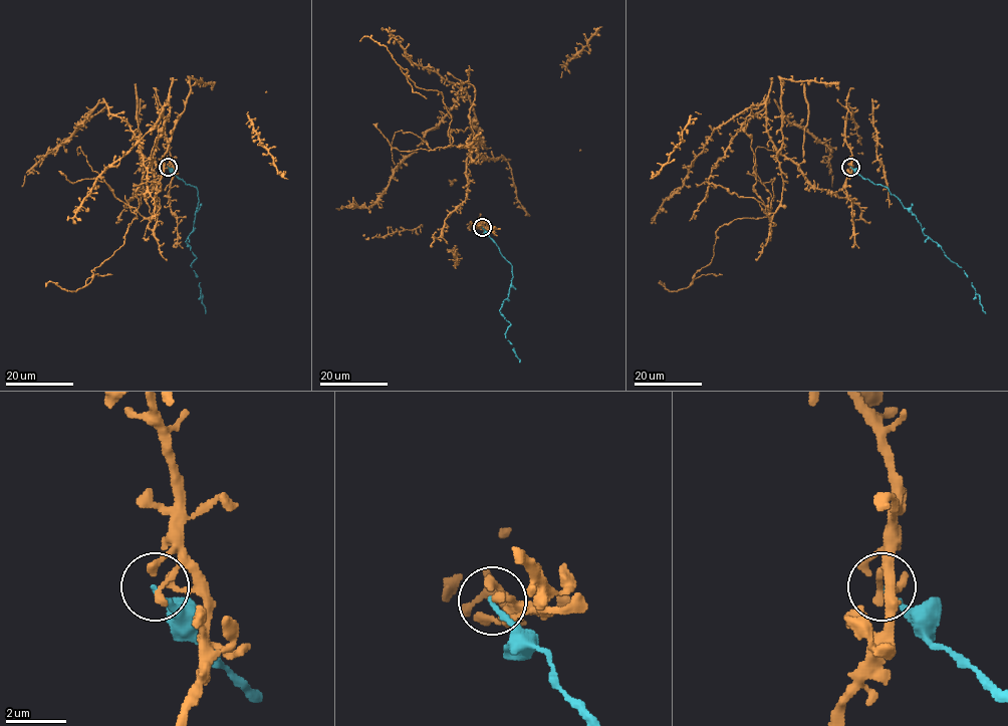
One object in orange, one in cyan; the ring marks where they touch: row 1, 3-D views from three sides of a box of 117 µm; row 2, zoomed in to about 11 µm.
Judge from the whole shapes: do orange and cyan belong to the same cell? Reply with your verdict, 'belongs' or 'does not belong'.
does not belong

